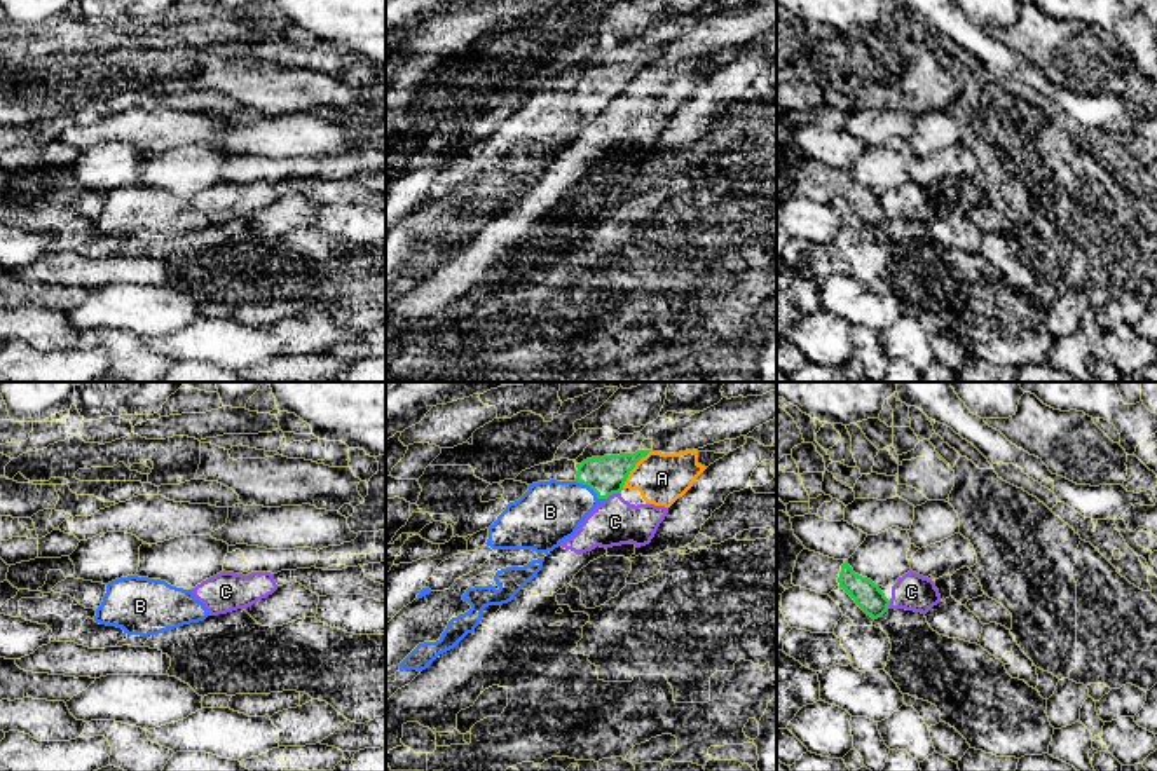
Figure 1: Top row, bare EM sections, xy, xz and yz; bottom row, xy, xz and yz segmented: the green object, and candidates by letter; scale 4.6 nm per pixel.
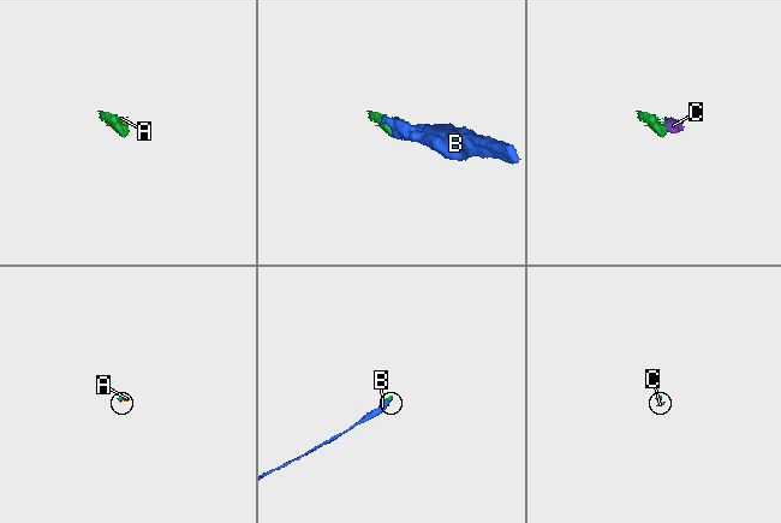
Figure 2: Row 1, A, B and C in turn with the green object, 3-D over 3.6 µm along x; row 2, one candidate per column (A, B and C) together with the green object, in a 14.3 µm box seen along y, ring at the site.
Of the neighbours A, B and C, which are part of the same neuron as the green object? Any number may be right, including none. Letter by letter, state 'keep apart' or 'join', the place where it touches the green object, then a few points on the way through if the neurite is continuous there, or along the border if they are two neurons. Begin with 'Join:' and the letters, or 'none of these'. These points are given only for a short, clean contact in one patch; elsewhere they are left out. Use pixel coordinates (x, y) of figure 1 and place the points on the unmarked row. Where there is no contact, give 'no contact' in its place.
Join: B
A: keep apart; meets green in xz at (632, 77); border along xz (650, 60), (636, 74), (622, 96)
B: join; meets green in xz at (590, 96); runs through xz (606, 84), (590, 96), (578, 109), (550, 121)
C: keep apart; meets green in xz at (613, 102); border along xz (620, 102), (613, 102), (606, 109)

